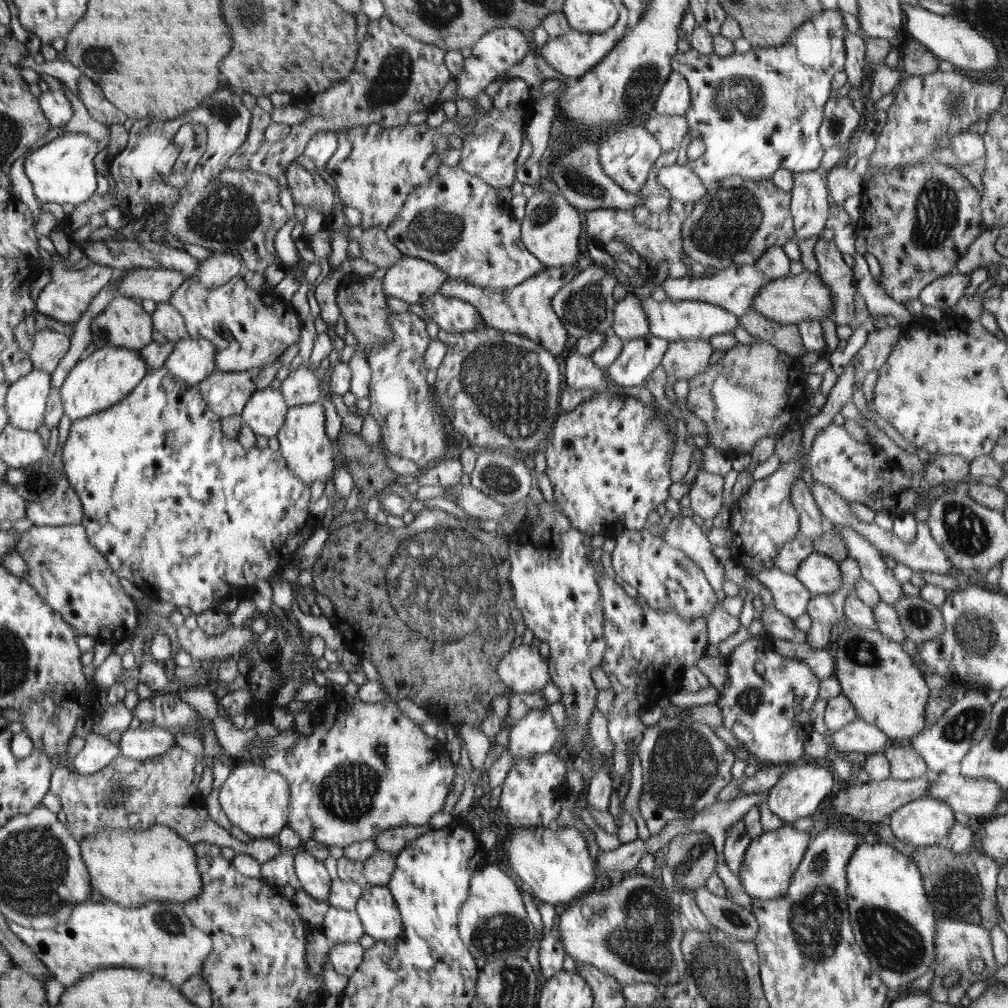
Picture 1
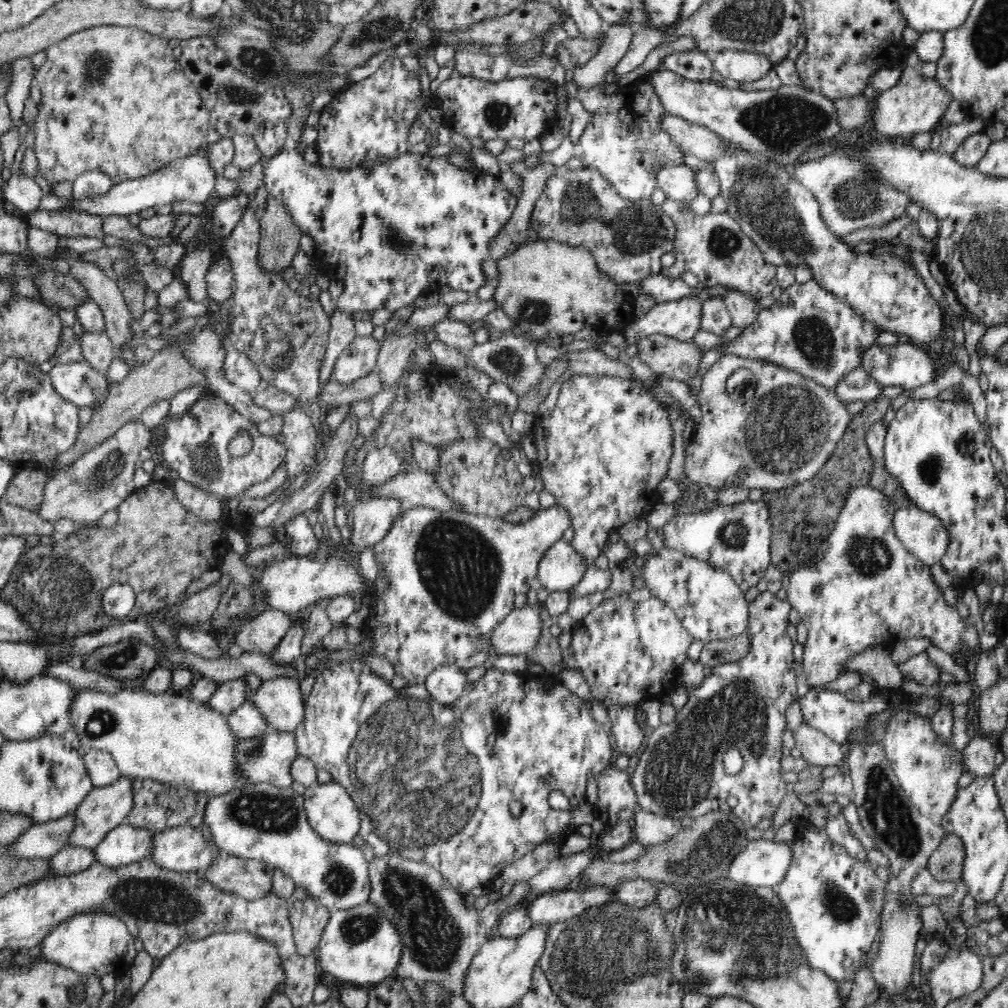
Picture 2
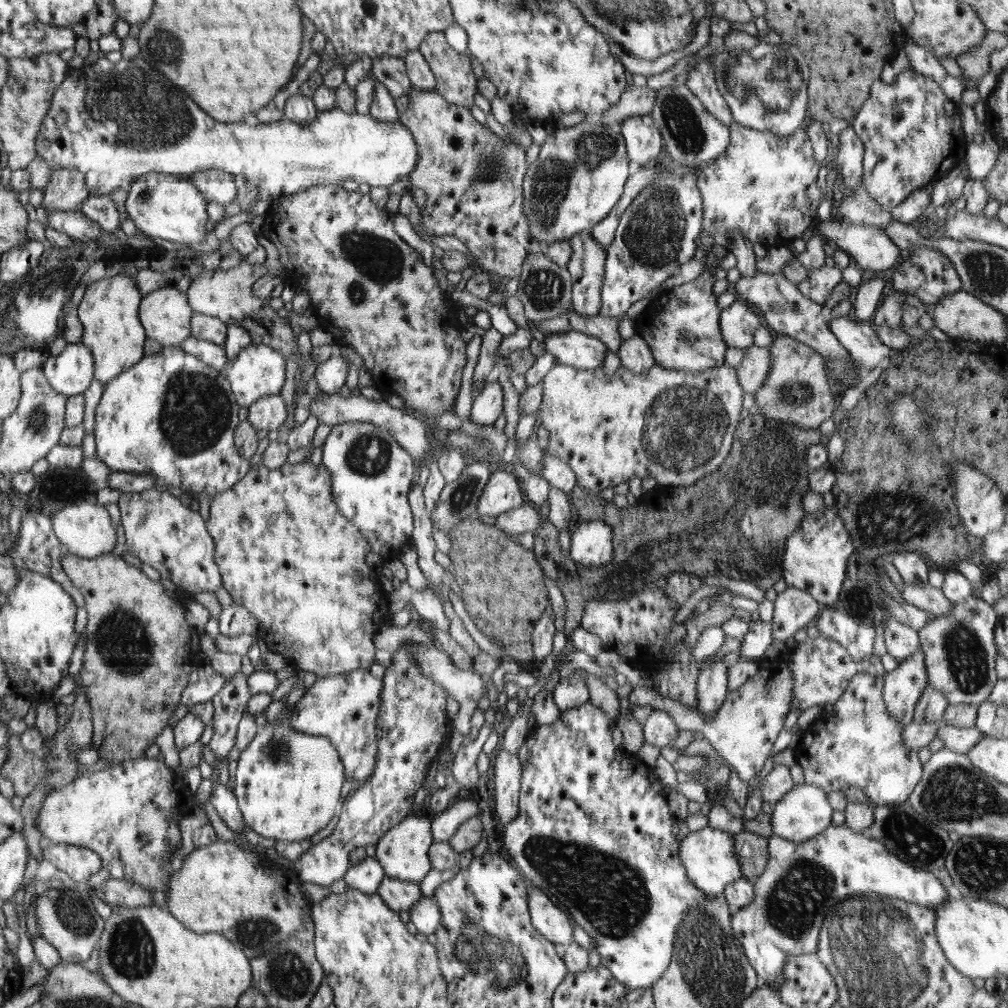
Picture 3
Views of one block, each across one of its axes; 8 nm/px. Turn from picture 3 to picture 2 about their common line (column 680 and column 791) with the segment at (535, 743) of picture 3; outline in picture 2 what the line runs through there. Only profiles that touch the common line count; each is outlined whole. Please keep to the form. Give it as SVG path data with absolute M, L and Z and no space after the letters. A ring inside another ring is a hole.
M810 830L810 840L802 838L802 834L795 836L794 860L788 864L784 881L774 891L788 912L789 923L792 924L798 947L801 948L802 955L805 955L808 966L812 970L824 971L824 974L841 984L850 984L876 941L880 916L884 911L884 882L876 876L875 868L868 860L857 861L852 858L846 849L830 840L825 830Z

